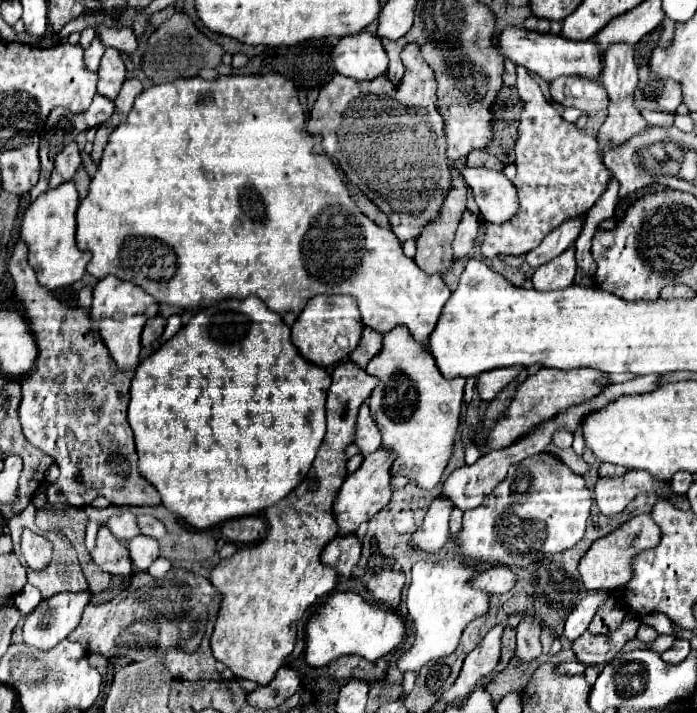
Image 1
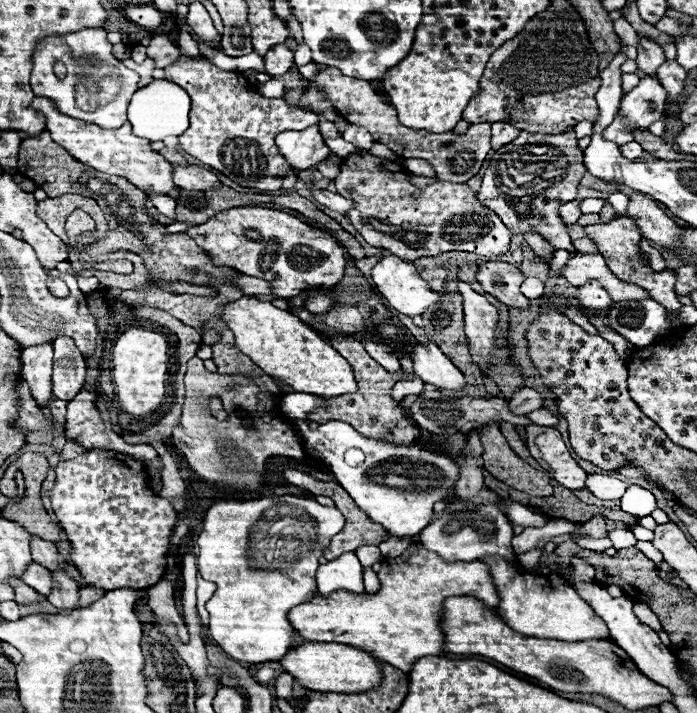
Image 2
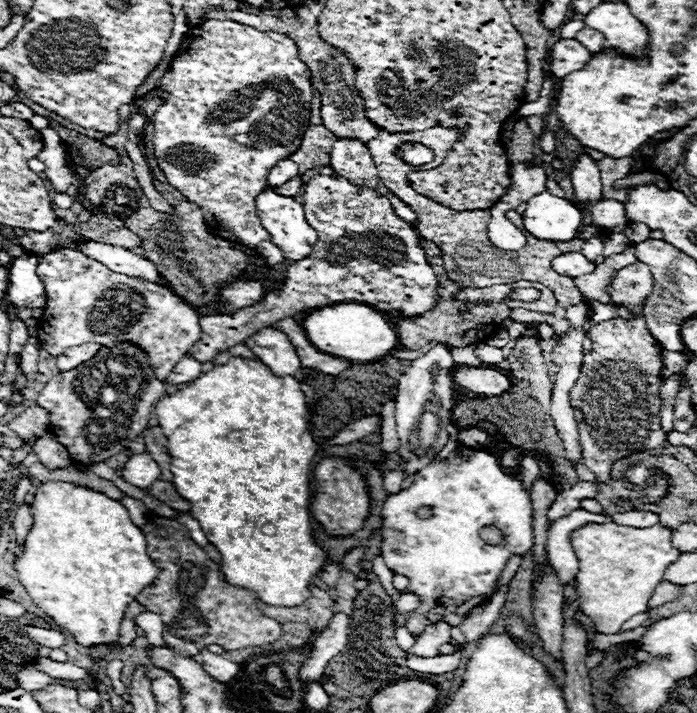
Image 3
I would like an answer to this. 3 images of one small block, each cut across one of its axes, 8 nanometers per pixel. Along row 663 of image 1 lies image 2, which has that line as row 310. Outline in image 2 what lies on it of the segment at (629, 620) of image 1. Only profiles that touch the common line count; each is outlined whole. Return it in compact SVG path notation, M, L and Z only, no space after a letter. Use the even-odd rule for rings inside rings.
M588 280L584 286L578 286L576 300L586 316L602 316L610 310L610 304L614 304L598 280Z

